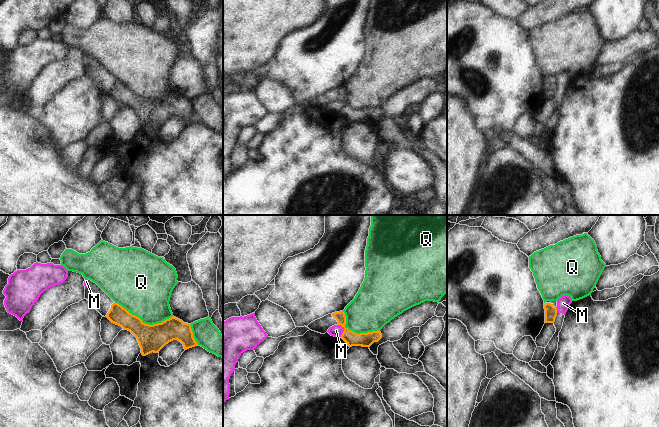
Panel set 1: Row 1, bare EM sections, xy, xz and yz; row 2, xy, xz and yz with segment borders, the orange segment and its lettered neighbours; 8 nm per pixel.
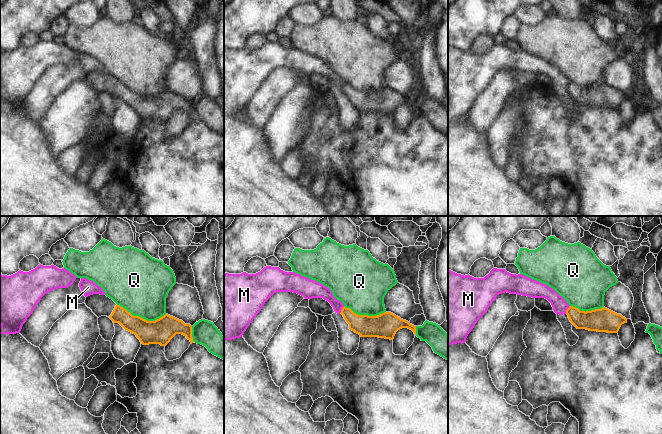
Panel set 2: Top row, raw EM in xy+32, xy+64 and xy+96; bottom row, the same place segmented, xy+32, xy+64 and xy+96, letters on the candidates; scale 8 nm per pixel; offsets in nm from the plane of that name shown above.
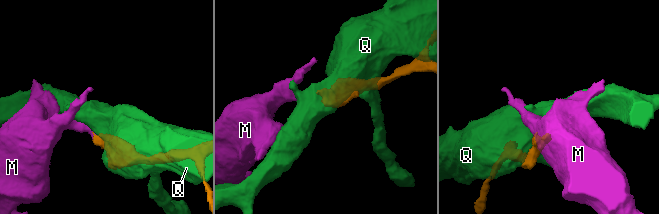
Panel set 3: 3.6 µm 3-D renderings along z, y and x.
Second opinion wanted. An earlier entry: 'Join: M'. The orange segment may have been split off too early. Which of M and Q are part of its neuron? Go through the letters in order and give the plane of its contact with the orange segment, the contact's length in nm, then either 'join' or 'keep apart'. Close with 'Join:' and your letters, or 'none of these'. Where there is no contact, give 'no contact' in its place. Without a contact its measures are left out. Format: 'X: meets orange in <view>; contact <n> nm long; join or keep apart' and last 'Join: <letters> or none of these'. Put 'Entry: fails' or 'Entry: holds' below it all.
M: meets orange in xz; contact 110 nm long; keep apart
Q: meets orange in xy; contact 480 nm long; keep apart
Join: none of these
Entry: fails

